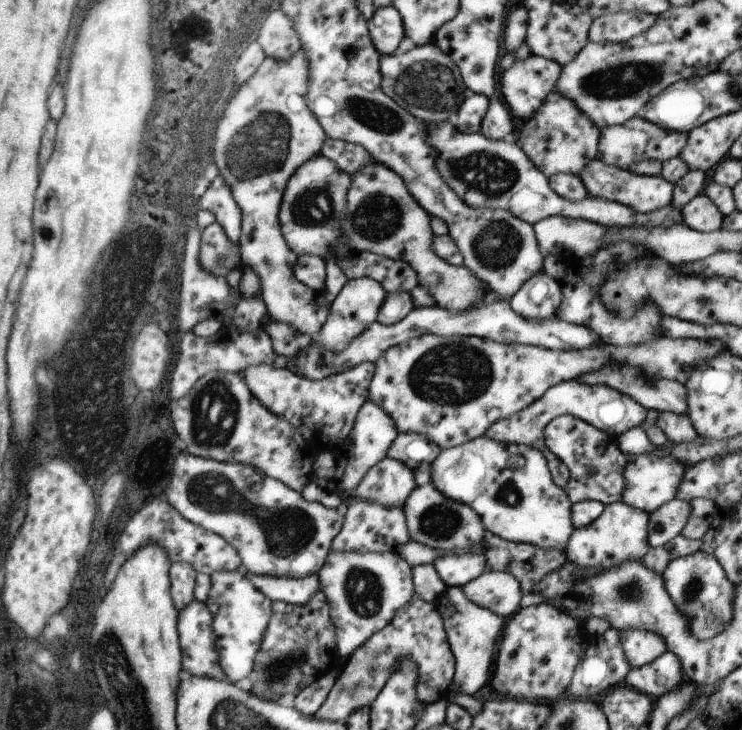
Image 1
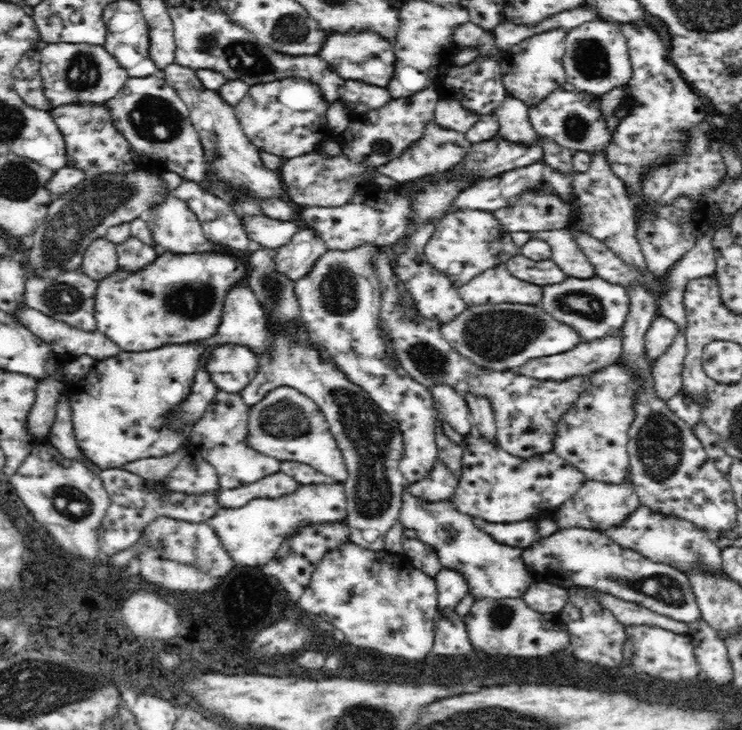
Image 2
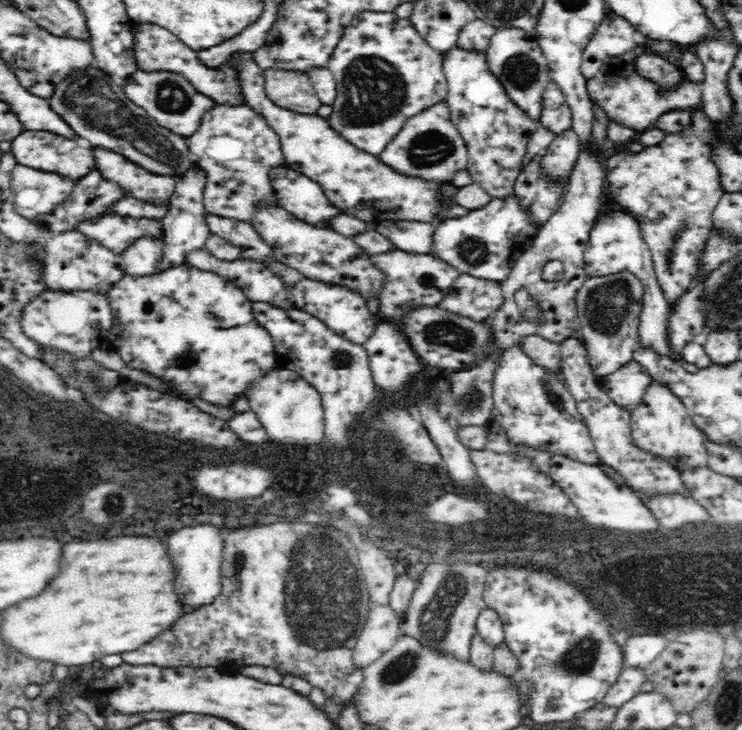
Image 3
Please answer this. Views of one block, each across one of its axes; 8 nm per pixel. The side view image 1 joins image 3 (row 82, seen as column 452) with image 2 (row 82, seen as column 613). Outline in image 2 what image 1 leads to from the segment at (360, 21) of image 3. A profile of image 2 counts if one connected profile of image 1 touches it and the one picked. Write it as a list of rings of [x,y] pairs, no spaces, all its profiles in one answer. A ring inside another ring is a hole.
[[[348,80],[346,82],[346,94],[342,98],[346,100],[346,104],[354,112],[380,110],[380,108],[384,108],[392,100],[388,88],[364,84],[364,82],[358,82],[358,80]]]

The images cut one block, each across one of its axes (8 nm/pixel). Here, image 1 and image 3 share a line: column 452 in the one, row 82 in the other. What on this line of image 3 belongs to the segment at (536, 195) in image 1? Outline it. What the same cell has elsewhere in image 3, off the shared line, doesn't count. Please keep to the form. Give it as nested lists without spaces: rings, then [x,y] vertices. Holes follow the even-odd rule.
[[[134,72],[130,78],[122,82],[122,88],[126,96],[136,106],[142,106],[148,112],[148,116],[152,116],[160,126],[186,138],[198,132],[202,116],[216,106],[214,102],[210,102],[208,96],[200,96],[196,88],[188,84],[188,80],[180,80],[180,76],[174,76],[172,72]]]

